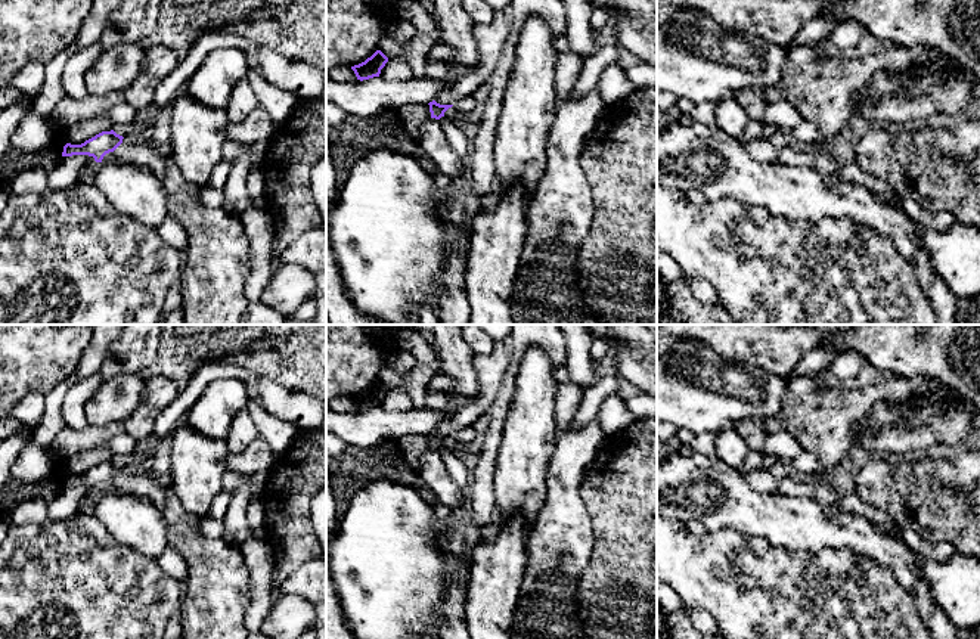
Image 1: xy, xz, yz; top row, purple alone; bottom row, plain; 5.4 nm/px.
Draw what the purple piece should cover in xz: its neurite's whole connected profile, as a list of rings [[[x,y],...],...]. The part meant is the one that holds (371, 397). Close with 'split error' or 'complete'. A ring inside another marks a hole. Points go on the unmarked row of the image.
[[[376,381],[365,393],[351,397],[351,400],[354,401],[357,410],[363,412],[373,407],[379,407],[381,400],[385,397],[387,393],[388,388],[381,381]]]; complete

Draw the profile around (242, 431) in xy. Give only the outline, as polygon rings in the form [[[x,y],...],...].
[[[245,407],[235,416],[224,438],[229,455],[242,453],[257,437],[258,429]]]

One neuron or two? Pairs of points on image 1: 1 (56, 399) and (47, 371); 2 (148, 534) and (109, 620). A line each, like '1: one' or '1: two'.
1: two
2: two

